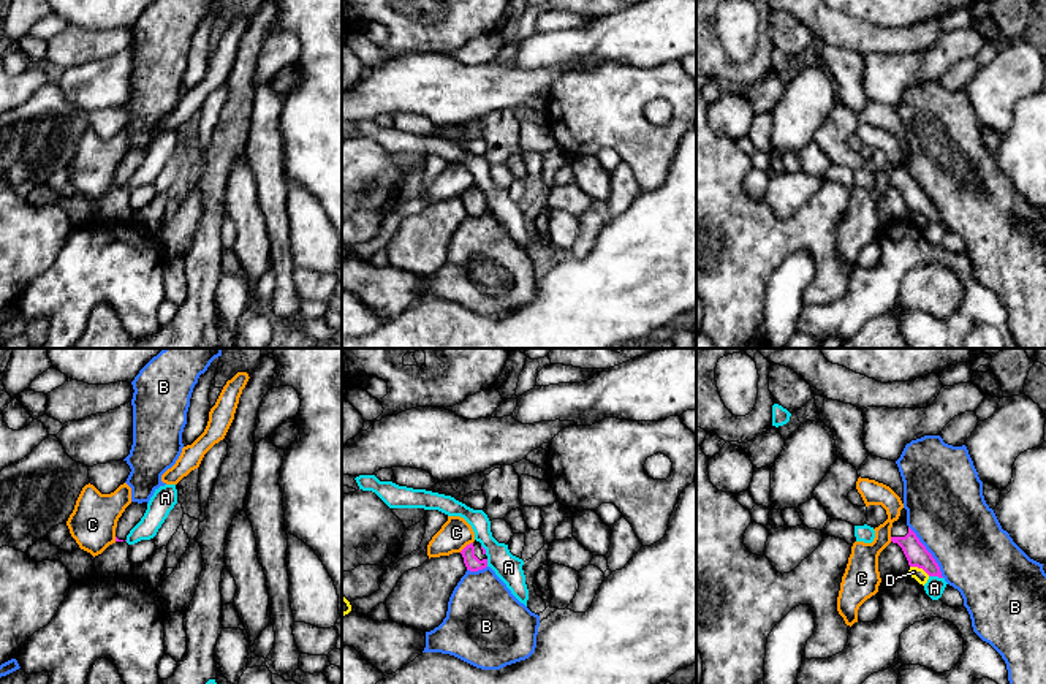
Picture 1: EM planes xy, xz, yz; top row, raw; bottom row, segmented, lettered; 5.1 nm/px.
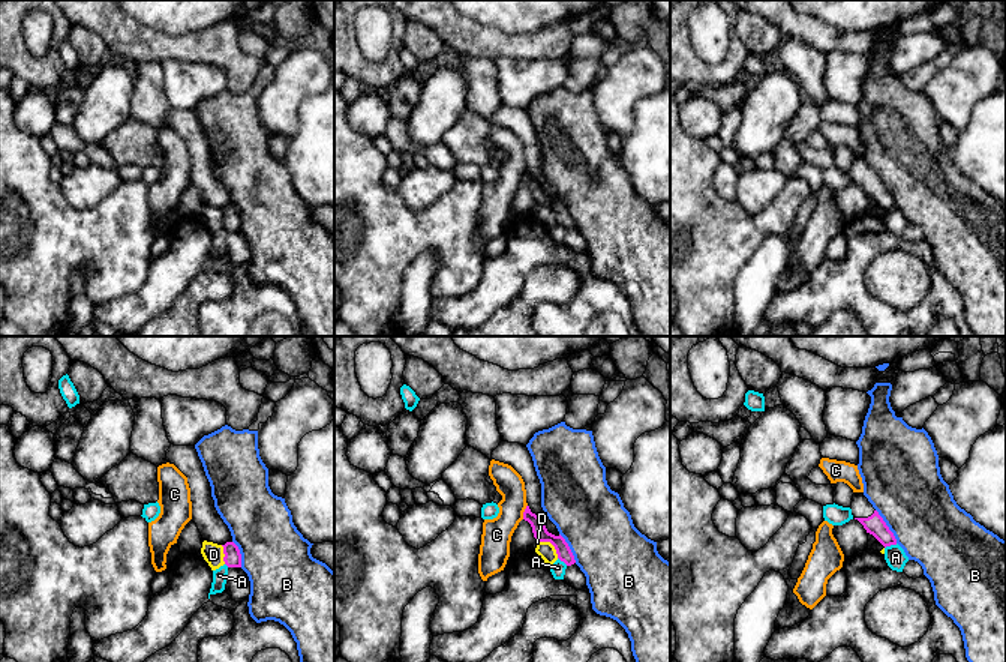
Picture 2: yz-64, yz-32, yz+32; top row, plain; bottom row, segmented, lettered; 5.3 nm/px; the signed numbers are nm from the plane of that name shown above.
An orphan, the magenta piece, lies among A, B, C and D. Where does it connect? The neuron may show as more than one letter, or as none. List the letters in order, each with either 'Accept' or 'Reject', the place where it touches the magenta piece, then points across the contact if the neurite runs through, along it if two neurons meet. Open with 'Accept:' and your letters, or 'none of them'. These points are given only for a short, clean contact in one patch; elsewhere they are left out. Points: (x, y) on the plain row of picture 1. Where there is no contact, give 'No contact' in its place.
Accept: none of them
A: Reject. Touches magenta at yz (936, 220)
B: Reject. Touches magenta at yz (928, 197)
C: Reject. Touches magenta at xz (467, 190). Boundary: xz (472, 187), (459, 197)
D: Reject. Touches magenta at yz (920, 212)

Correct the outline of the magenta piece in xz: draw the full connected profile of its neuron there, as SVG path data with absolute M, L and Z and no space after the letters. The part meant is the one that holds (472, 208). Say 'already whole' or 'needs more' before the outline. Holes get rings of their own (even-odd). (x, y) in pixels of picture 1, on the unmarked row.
needs more; M476 185L473 188L467 190L460 196L460 200L464 203L464 209L465 209L467 215L470 215L470 217L478 217L478 215L483 215L487 212L486 195Z

